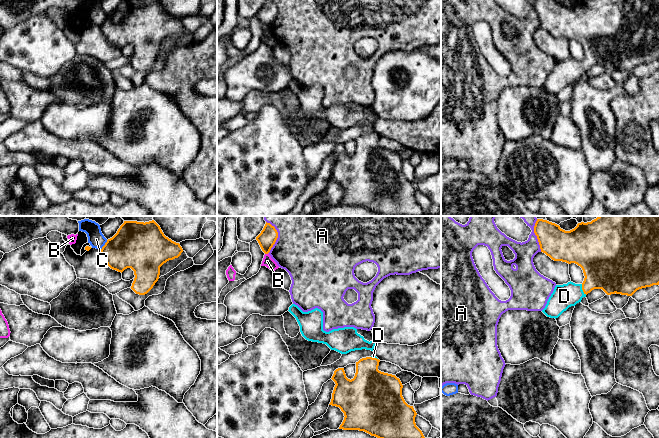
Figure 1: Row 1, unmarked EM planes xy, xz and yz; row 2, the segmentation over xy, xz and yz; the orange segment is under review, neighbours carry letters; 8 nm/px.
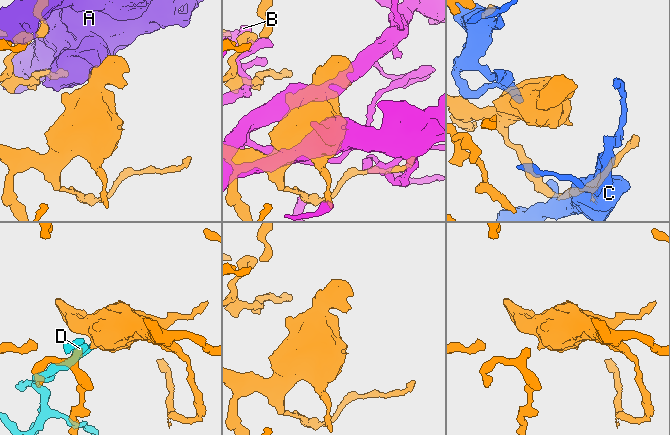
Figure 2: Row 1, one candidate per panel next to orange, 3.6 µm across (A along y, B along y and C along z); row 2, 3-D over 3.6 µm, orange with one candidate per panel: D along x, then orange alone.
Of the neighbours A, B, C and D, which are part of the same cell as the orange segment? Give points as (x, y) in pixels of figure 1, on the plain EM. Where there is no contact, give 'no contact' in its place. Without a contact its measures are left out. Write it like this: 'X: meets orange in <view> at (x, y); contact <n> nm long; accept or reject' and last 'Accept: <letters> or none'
A: meets orange in xz at (277, 13); contact 240 nm long; reject
B: meets orange in xz at (266, 29); contact 40 nm long; reject
C: meets orange in xy at (104, 21); contact 100 nm long; reject
D: meets orange in yz at (582, 65); contact 100 nm long; accept
Accept: D

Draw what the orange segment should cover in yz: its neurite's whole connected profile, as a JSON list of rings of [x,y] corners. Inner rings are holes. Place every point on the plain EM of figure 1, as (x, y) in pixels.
[[[535,0],[534,9],[541,28],[554,37],[577,40],[585,52],[582,60],[570,57],[555,62],[542,86],[547,93],[558,94],[594,65],[632,72],[639,65],[659,61],[659,0],[577,0],[570,7],[557,0]]]

